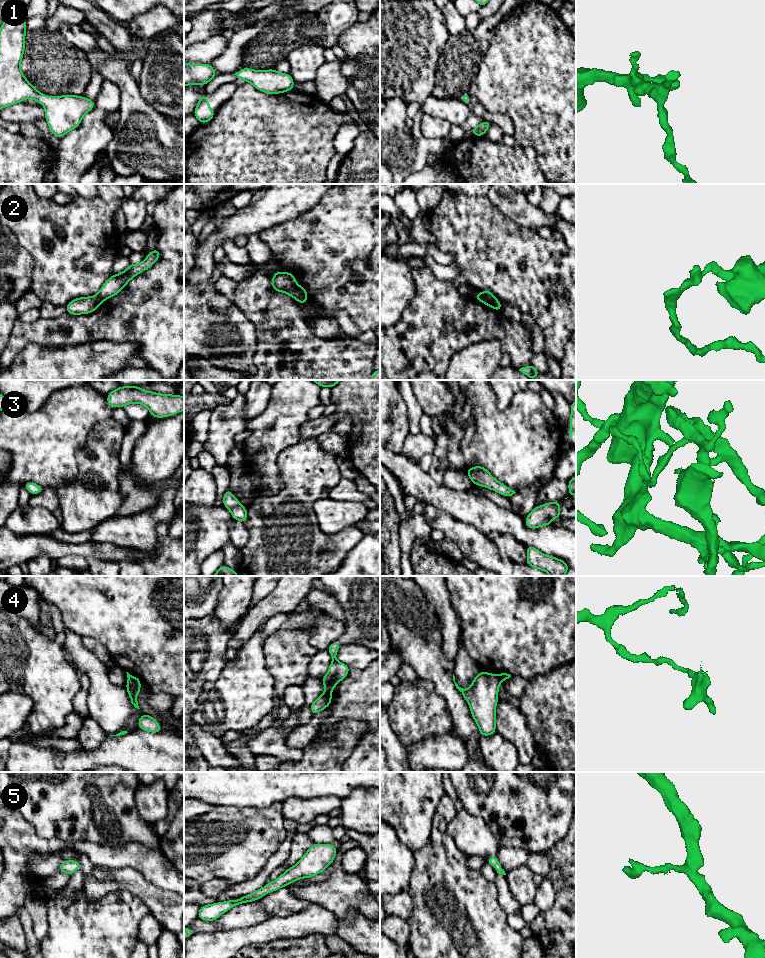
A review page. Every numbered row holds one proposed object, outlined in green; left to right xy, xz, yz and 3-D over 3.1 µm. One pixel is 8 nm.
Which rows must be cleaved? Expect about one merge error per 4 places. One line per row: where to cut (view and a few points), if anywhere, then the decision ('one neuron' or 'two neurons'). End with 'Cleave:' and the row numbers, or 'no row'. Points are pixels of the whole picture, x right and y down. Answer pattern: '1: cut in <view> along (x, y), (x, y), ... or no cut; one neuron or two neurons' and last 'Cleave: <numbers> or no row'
1: no cut; one neuron
2: cut in yz along (480, 293), (489, 299), (495, 299); two neurons
3: no cut; one neuron
4: cut in yz along (496, 675), (500, 681); two neurons
5: no cut; one neuron
Cleave: 2, 4

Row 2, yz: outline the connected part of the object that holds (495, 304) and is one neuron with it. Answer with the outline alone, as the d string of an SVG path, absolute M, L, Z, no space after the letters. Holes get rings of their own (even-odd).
M476 293L474 298L481 301L484 304L486 304L488 307L491 307L497 311L502 311L502 305L501 305L500 301L498 301L497 299L489 300L479 293Z

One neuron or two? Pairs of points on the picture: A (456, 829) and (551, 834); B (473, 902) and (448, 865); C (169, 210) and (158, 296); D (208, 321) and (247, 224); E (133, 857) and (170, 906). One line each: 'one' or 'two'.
A: two
B: one
C: one
D: one
E: two

